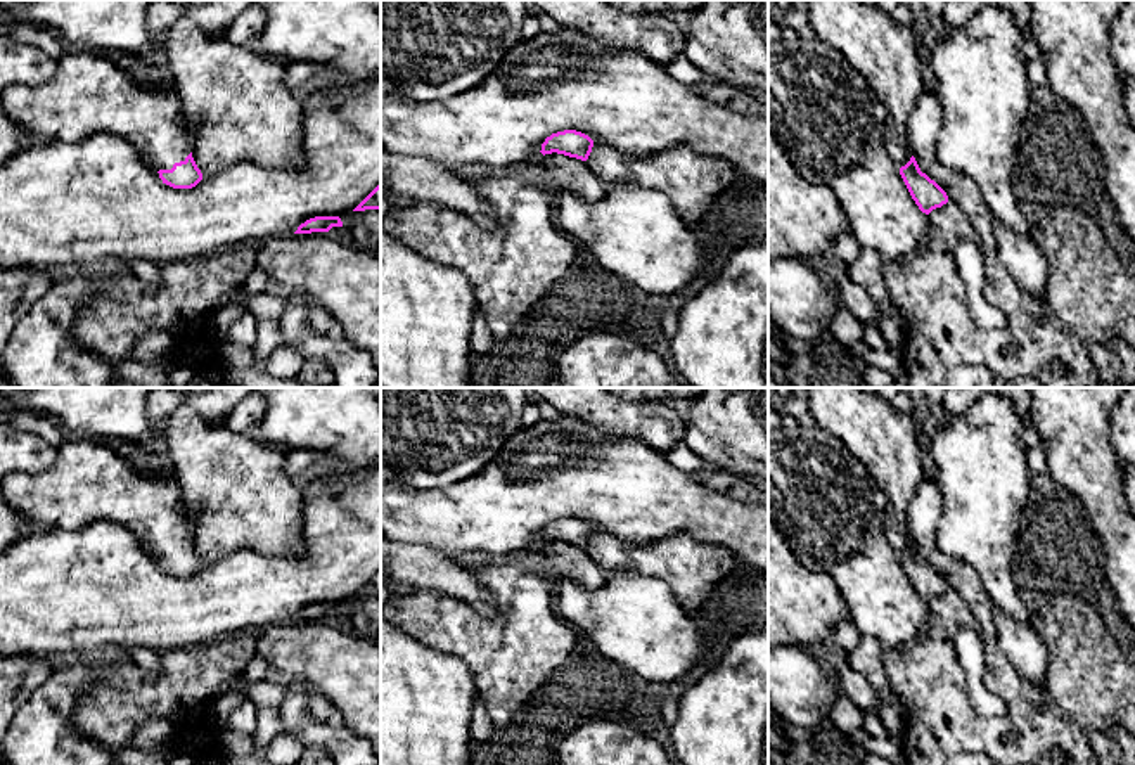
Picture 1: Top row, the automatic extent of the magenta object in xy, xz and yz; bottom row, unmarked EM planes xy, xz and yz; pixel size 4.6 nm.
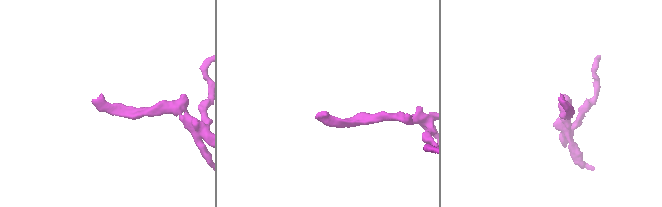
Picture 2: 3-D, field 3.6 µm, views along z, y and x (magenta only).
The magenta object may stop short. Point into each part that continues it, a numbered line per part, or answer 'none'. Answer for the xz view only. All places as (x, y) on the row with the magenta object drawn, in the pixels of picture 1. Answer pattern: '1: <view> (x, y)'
1: xz (511, 269)

